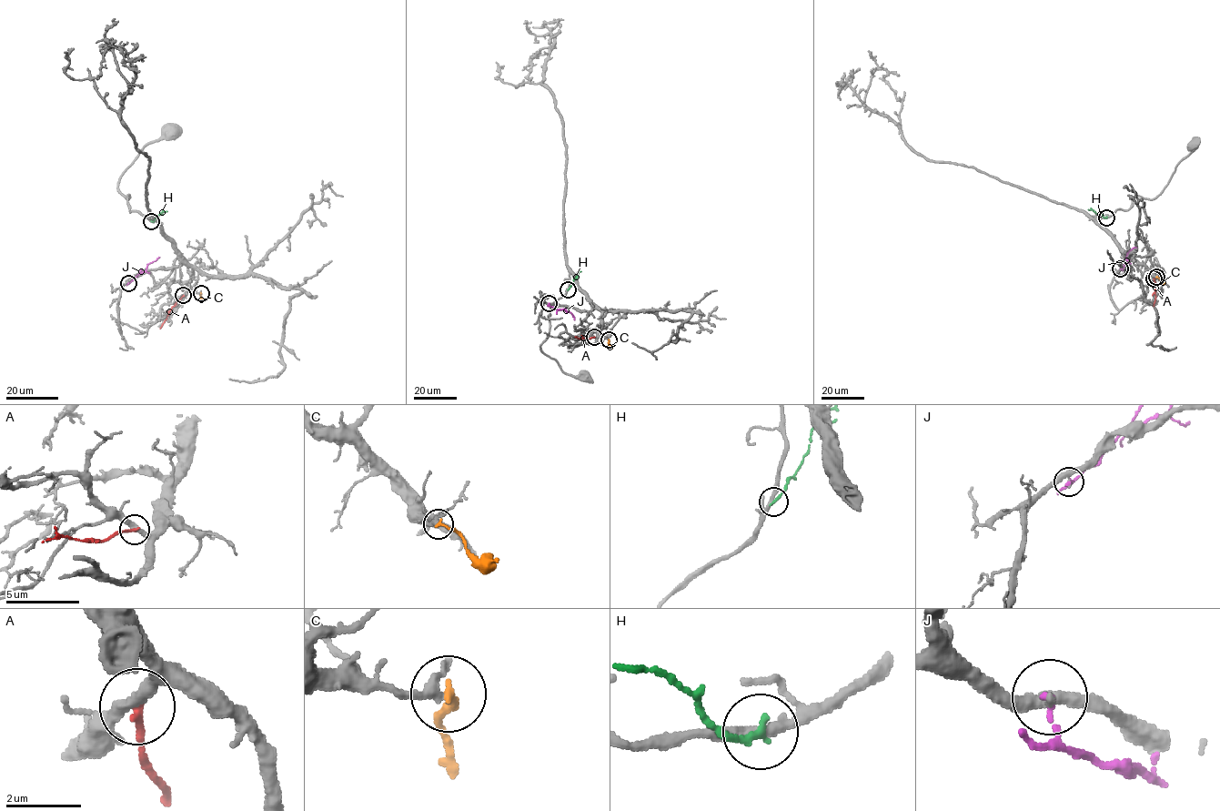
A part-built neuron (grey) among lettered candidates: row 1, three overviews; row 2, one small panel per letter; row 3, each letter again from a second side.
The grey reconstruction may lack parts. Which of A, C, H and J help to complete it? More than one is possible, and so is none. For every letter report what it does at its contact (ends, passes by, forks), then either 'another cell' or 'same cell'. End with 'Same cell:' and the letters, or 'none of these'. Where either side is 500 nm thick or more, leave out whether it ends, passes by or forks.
A: it ends; another cell
C: it ends; same cell
H: it ends; another cell
J: it ends; another cell
Same cell: C

